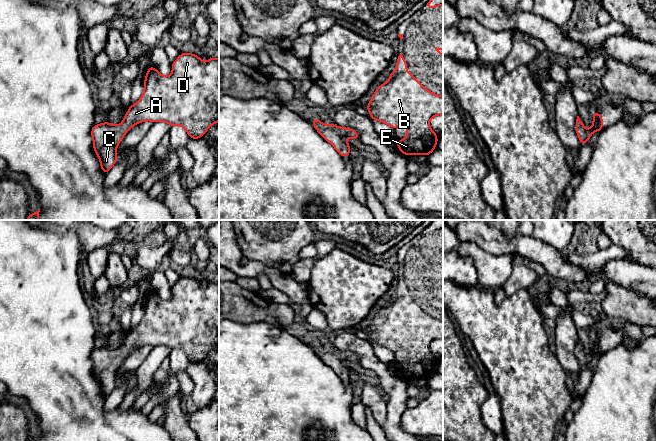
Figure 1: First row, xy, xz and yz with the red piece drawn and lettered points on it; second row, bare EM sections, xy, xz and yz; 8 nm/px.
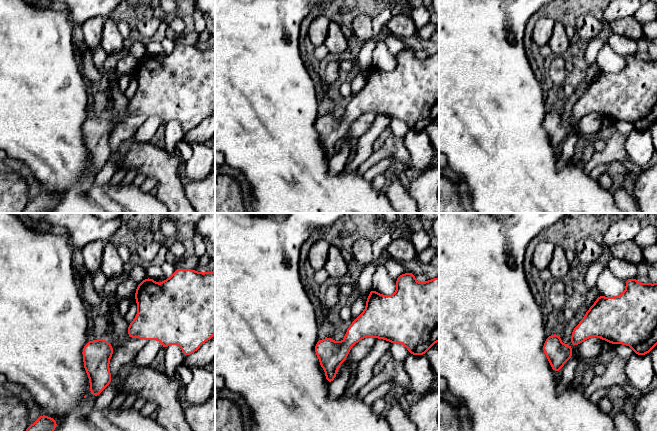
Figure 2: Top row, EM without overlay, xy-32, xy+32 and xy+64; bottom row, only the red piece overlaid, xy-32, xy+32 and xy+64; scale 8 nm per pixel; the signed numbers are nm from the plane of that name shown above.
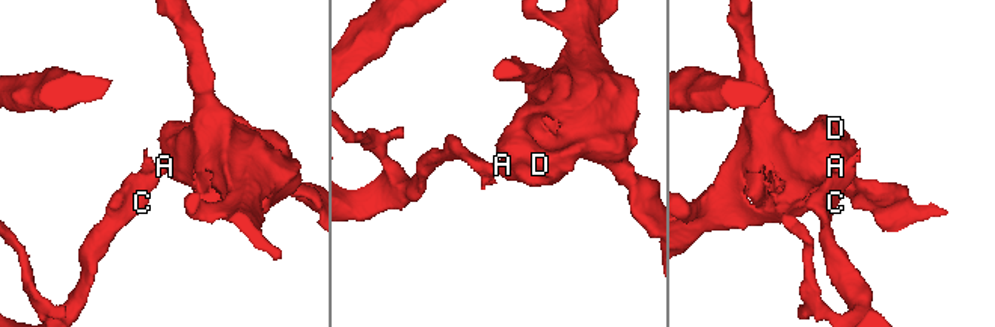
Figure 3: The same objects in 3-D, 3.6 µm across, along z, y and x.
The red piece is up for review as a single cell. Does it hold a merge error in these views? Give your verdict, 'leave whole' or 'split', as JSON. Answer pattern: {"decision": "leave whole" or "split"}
{"decision": "leave whole"}

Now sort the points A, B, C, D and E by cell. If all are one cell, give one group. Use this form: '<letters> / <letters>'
A B C D E

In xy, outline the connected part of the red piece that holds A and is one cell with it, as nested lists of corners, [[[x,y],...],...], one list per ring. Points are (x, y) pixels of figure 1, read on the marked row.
[[[181,53],[172,63],[170,76],[163,76],[150,66],[144,80],[144,92],[137,103],[130,105],[122,123],[104,122],[94,125],[91,130],[93,148],[103,173],[106,174],[116,163],[116,148],[127,131],[144,121],[182,126],[191,139],[201,138],[219,121],[219,58],[210,58],[203,63],[195,54]]]

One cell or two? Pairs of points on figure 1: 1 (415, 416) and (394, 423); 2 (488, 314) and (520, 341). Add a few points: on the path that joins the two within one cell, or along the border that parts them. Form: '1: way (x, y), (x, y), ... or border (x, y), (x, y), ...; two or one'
1: border (407, 408), (400, 420), (403, 430); two
2: way (496, 322), (512, 338); one

